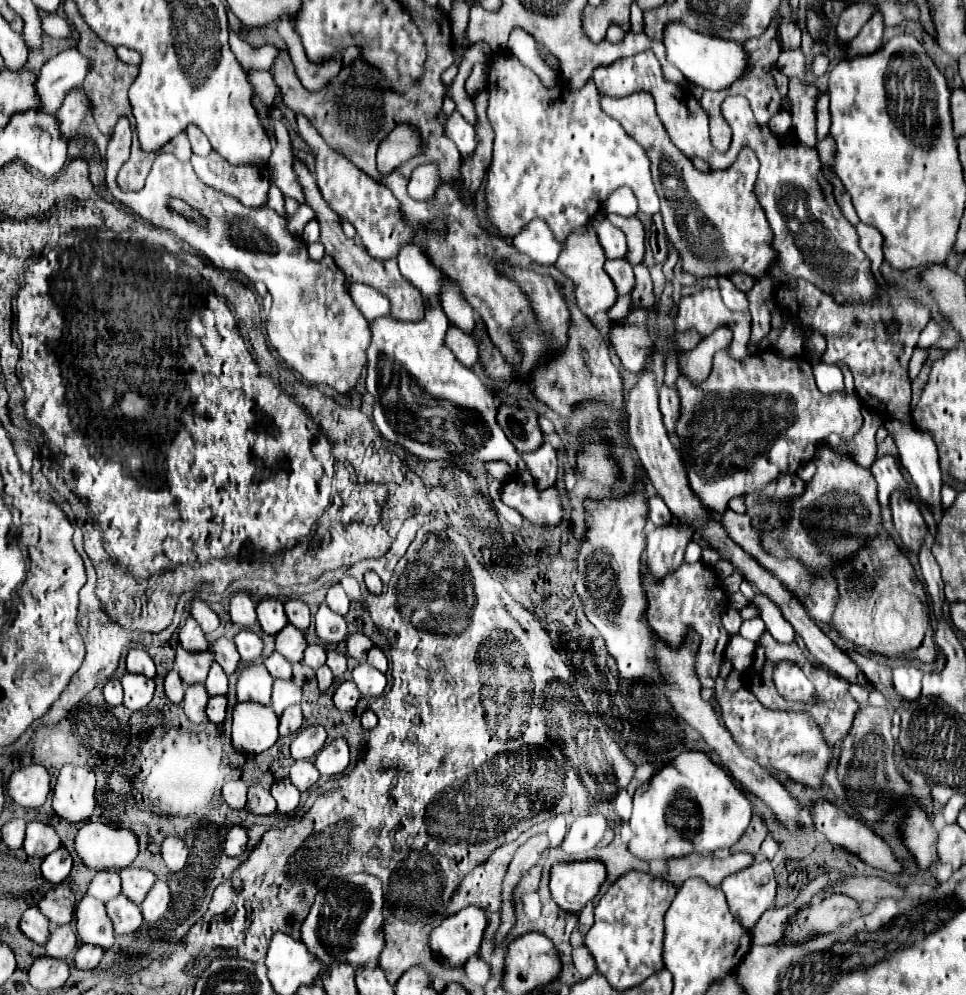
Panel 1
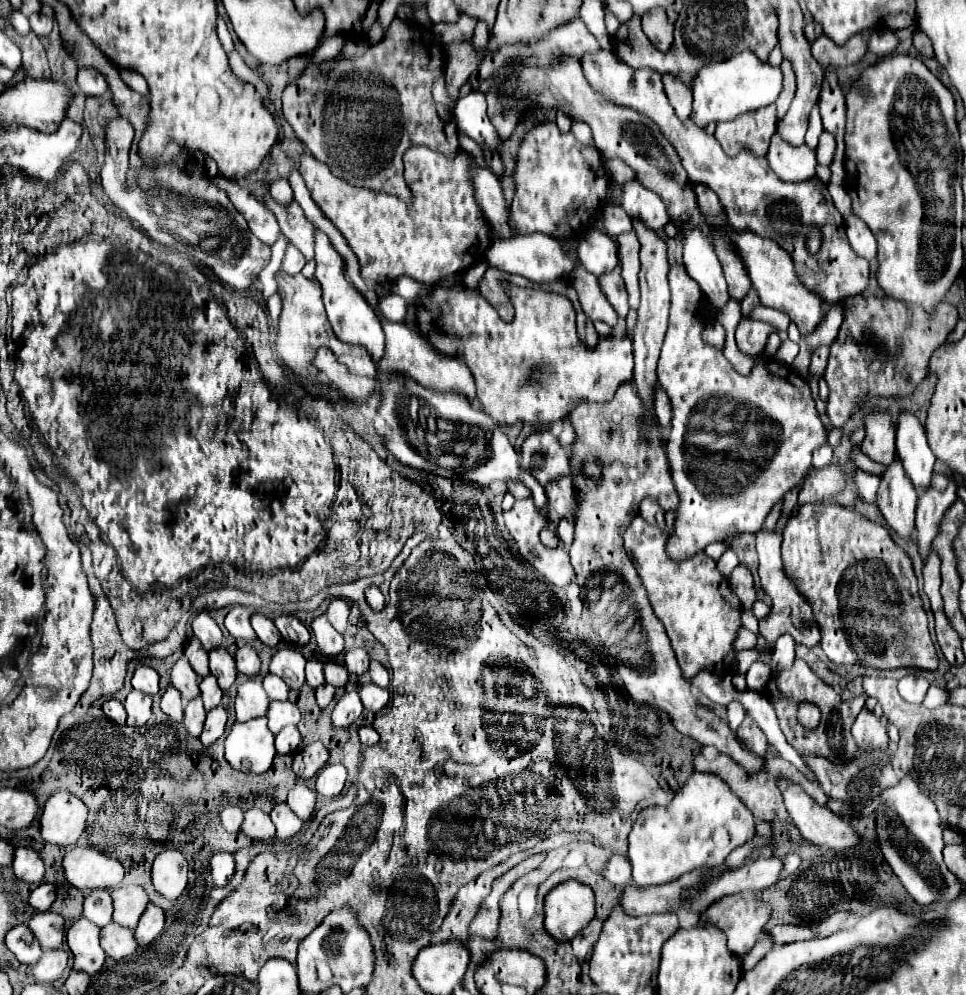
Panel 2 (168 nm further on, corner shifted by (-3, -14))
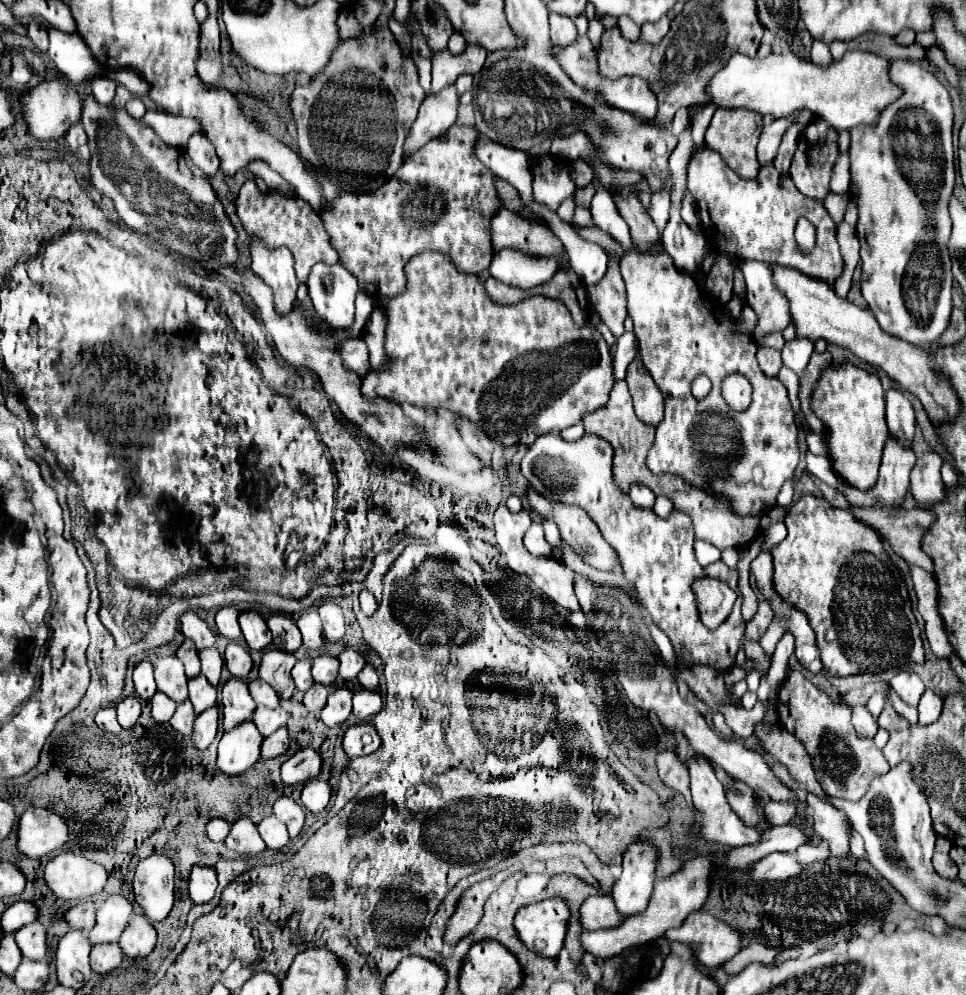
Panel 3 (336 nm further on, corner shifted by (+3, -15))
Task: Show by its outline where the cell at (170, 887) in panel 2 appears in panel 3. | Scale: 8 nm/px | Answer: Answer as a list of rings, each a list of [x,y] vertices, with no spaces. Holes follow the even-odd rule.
[[[153,853],[139,861],[133,877],[133,895],[151,921],[161,921],[173,907],[175,867],[169,857]]]

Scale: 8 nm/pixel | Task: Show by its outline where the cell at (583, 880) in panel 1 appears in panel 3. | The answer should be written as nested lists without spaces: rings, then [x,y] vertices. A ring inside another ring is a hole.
[[[545,899],[535,905],[521,907],[515,915],[515,931],[519,941],[541,957],[555,959],[563,949],[567,933],[567,903],[563,899]]]

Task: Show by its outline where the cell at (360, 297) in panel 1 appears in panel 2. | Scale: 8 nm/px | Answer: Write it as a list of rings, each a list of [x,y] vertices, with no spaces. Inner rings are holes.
[[[389,294],[377,302],[379,314],[389,322],[403,322],[403,318],[407,314],[407,306],[409,306],[409,300],[401,298],[397,294]]]

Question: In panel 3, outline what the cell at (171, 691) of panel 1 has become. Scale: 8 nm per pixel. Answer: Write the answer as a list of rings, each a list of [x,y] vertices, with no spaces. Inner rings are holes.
[[[155,693],[151,697],[151,715],[157,723],[167,723],[171,719],[171,715],[175,713],[175,709],[177,709],[177,703],[167,699],[167,695]]]

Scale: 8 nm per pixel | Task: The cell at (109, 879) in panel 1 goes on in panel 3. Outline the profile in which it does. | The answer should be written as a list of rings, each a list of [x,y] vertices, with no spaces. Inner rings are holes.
[[[91,901],[79,903],[63,913],[63,919],[69,923],[71,929],[89,931],[95,925],[95,905]]]

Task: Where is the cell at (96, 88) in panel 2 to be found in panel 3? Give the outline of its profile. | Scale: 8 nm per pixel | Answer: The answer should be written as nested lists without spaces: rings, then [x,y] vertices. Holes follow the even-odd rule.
[[[95,77],[93,79],[93,95],[101,105],[113,103],[115,89],[117,89],[117,83],[113,79],[107,79],[107,77]]]

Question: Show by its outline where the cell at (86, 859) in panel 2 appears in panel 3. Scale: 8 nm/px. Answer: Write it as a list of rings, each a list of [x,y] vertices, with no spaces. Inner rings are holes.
[[[59,853],[47,863],[43,879],[59,899],[81,901],[103,891],[107,883],[107,871],[85,857]]]

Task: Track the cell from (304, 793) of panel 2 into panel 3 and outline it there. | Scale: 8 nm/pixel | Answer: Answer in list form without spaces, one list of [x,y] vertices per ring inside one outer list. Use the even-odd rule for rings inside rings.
[[[279,797],[273,805],[273,815],[287,825],[291,839],[299,837],[299,833],[303,829],[303,823],[305,823],[305,813],[303,813],[301,805],[297,805],[289,797]]]

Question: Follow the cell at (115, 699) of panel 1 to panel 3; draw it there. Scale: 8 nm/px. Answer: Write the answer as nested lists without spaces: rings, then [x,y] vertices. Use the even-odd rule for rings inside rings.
[[[101,709],[95,717],[95,723],[101,731],[107,731],[107,733],[119,733],[121,731],[117,717],[115,717],[115,709]]]

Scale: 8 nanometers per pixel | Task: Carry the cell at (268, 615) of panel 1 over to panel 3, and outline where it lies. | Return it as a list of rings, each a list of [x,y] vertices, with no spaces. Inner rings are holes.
[[[243,611],[239,615],[239,625],[243,631],[243,637],[253,651],[263,651],[271,643],[271,631],[265,623],[265,617],[257,611]]]

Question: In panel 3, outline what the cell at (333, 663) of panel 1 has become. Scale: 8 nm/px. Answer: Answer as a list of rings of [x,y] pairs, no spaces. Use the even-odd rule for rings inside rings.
[[[319,655],[313,659],[313,679],[315,683],[321,685],[331,685],[337,681],[337,669],[339,669],[339,659],[331,657],[331,655]]]

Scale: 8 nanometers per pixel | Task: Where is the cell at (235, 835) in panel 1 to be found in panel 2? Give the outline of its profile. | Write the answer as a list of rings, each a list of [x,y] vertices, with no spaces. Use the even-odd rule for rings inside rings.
[[[217,852],[211,858],[211,872],[215,886],[225,886],[235,874],[235,856],[231,852]]]

